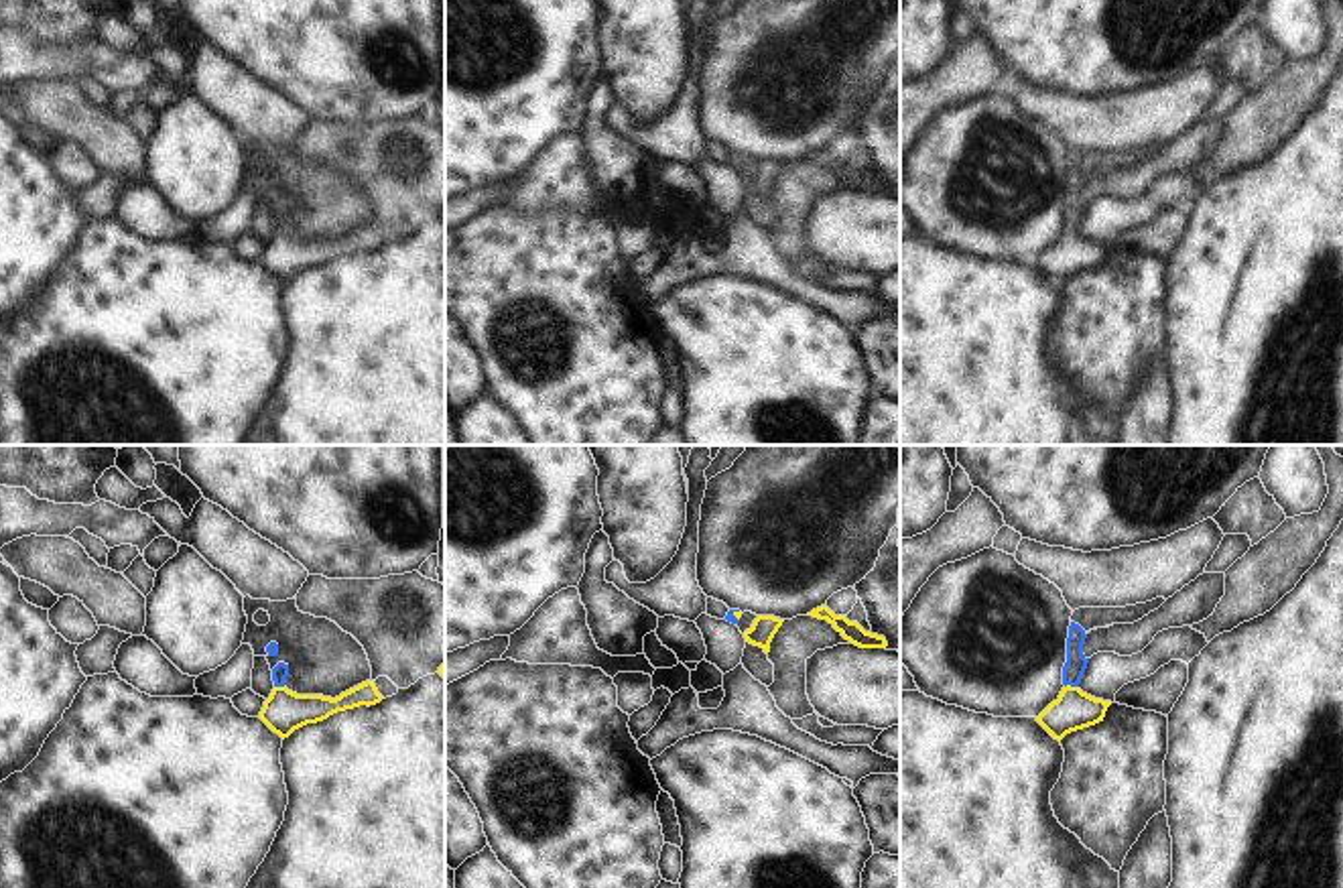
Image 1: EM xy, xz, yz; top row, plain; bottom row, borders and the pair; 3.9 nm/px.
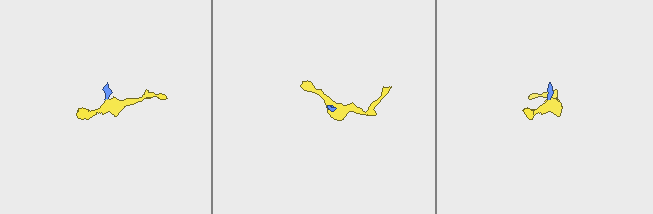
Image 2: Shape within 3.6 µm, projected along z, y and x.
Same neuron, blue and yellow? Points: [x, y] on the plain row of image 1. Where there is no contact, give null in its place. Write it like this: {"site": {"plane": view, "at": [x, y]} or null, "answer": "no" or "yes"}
{"site": {"plane": "yz", "at": [1071, 230]}, "answer": "yes"}

